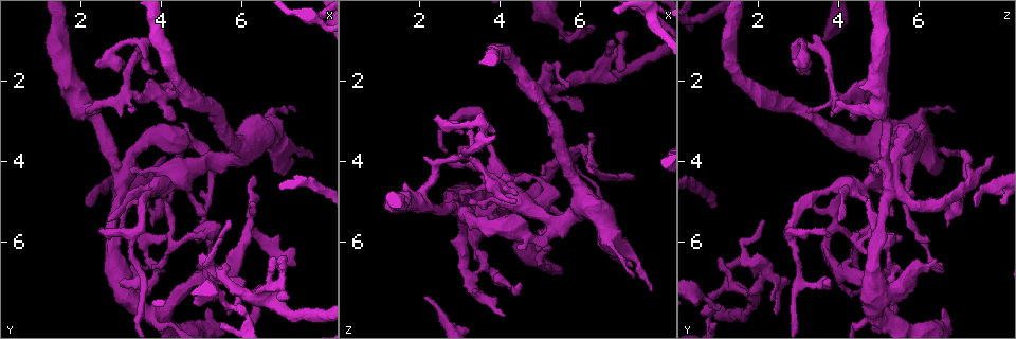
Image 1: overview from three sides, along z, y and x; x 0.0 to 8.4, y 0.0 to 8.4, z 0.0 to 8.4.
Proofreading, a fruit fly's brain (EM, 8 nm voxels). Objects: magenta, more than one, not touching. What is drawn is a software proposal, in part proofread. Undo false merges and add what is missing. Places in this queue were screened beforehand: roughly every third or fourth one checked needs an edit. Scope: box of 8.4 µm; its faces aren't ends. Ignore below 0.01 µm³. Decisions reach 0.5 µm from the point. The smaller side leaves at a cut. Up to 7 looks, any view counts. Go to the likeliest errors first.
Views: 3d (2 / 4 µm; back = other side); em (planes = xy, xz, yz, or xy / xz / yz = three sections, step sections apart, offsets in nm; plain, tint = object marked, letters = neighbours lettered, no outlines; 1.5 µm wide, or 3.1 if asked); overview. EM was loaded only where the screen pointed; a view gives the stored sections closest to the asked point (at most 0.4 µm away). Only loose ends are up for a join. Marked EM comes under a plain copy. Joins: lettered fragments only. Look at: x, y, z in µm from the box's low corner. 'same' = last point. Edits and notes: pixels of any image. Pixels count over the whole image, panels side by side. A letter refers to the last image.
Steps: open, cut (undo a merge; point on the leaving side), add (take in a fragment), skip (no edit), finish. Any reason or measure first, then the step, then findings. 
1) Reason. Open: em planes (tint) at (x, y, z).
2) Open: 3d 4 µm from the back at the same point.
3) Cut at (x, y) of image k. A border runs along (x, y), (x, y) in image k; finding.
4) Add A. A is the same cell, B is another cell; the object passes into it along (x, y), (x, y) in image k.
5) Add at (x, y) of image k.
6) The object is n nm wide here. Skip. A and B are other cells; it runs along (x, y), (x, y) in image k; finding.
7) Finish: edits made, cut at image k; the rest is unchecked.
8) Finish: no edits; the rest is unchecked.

Sudden change in width. Open: 3d 4 µm at (4.25, 5.70, 4.85).

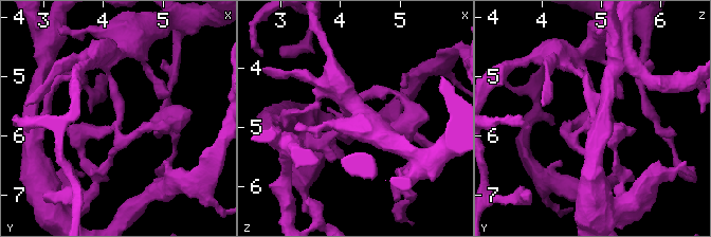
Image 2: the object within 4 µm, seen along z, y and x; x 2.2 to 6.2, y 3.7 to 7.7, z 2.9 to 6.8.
Open: em yz step 8 (letters) at (4.25, 5.70, 4.85).

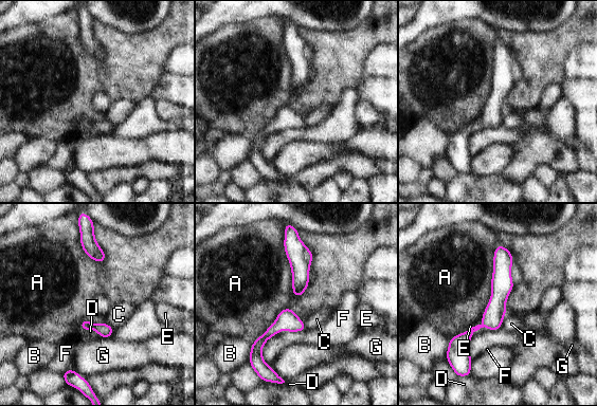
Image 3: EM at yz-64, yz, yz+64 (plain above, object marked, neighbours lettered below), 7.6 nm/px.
Open: em planes (letters) at the same point.

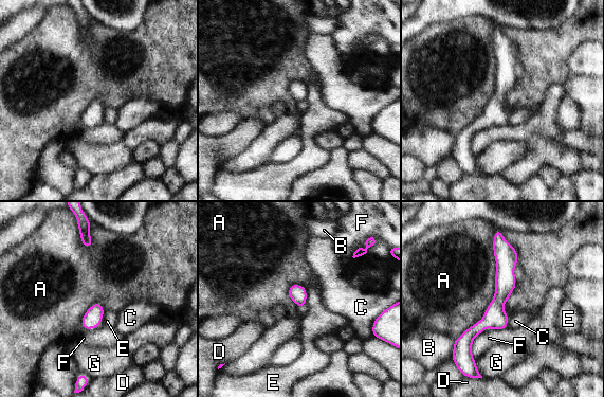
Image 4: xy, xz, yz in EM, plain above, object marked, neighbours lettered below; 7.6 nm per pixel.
Skip. A, B, C, D, E, F and G are other cells; a border runs along (495, 230), (494, 296), (454, 340) in image 4; all the same neuron.

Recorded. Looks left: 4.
Tapers out. Open: em planes (letters) at (2.95, 7.05, 3.70).

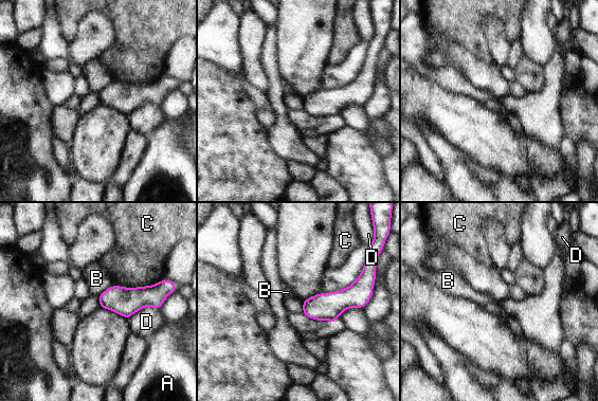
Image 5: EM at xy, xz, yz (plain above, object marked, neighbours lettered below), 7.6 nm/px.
Skip. A, B, C and D are other cells; a border runs along (111, 285), (97, 296) in image 5; none of them fits.

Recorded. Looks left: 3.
An open end. Open: em xz step 4 (letters) at (3.85, 1.80, 3.25).

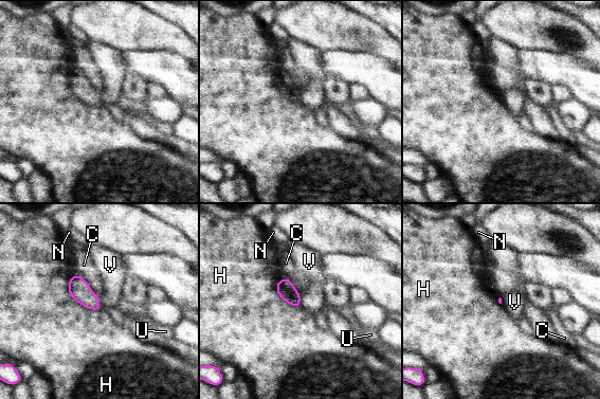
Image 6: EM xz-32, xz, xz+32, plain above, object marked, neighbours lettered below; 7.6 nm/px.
Skip. C, H, N, U and V are other cells; a border runs along (302, 294), (300, 308) in image 6; none of them fits.

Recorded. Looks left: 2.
Finish: no edits; the rest is unchecked.

